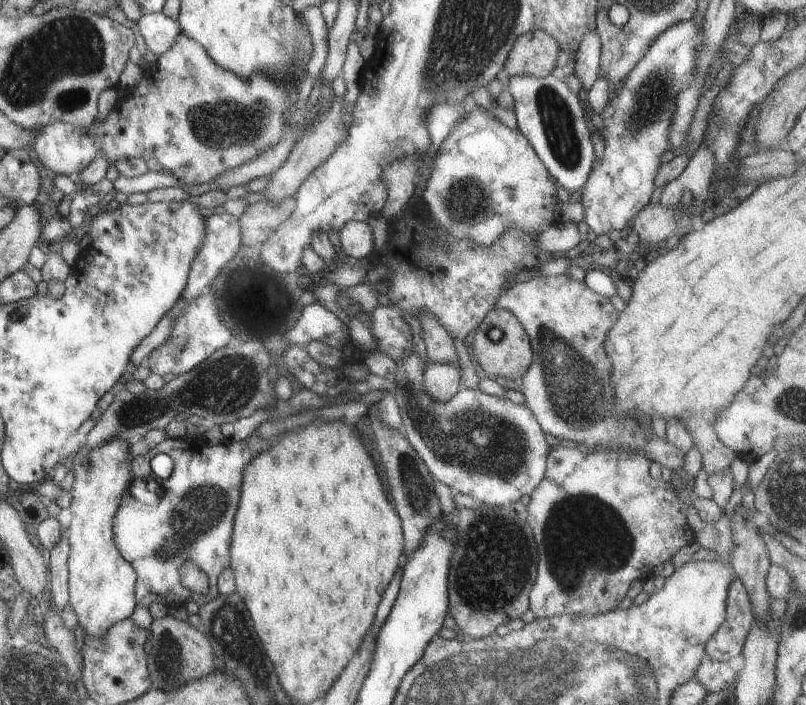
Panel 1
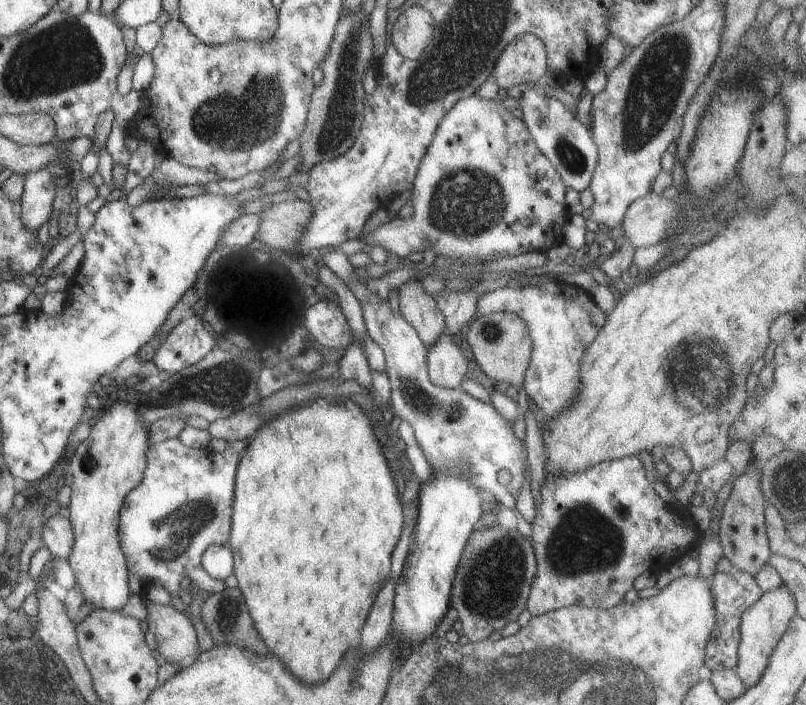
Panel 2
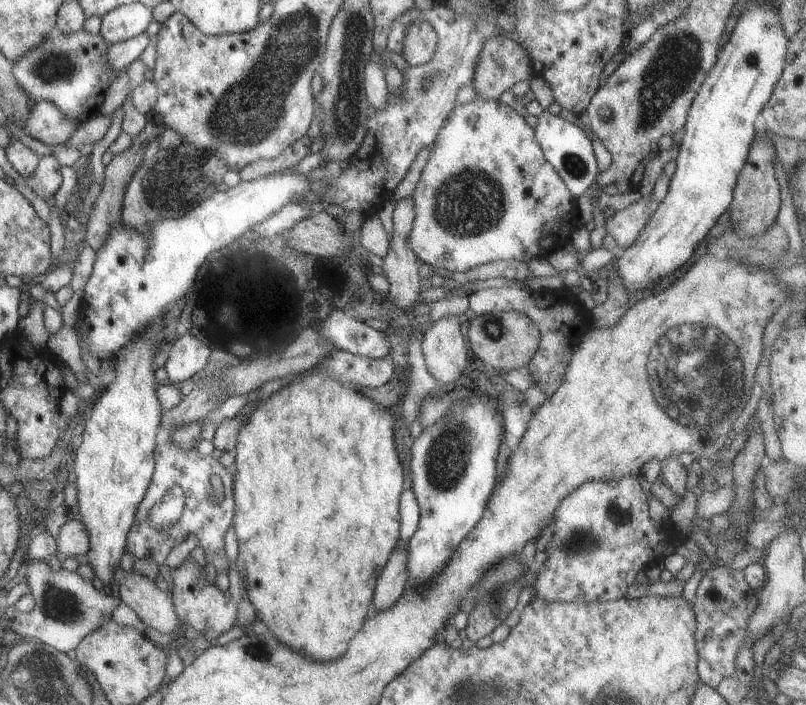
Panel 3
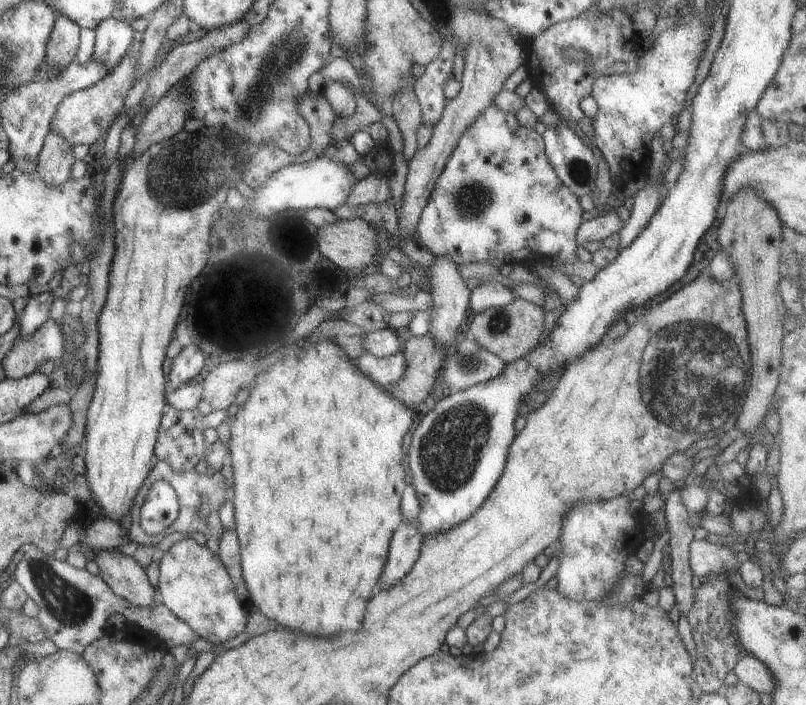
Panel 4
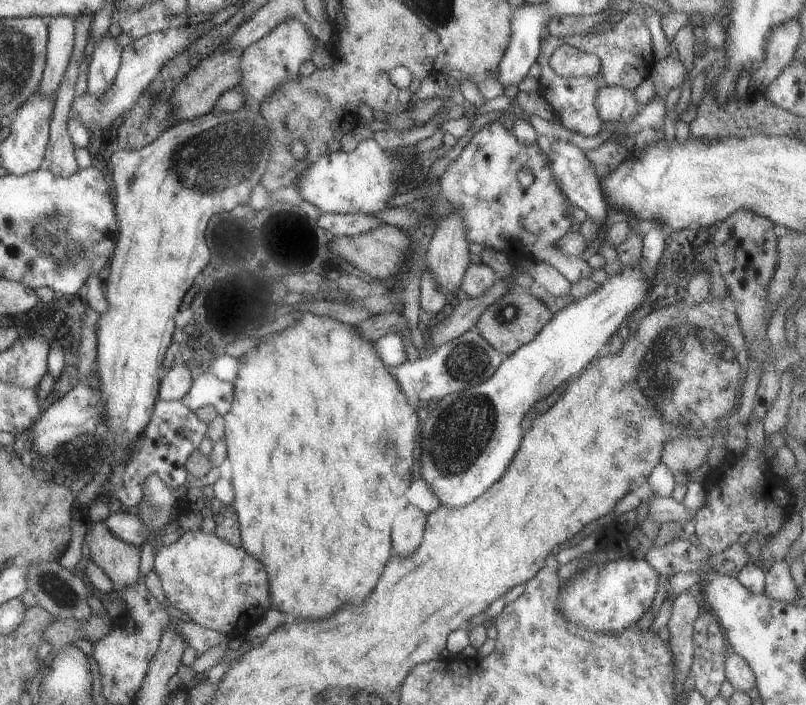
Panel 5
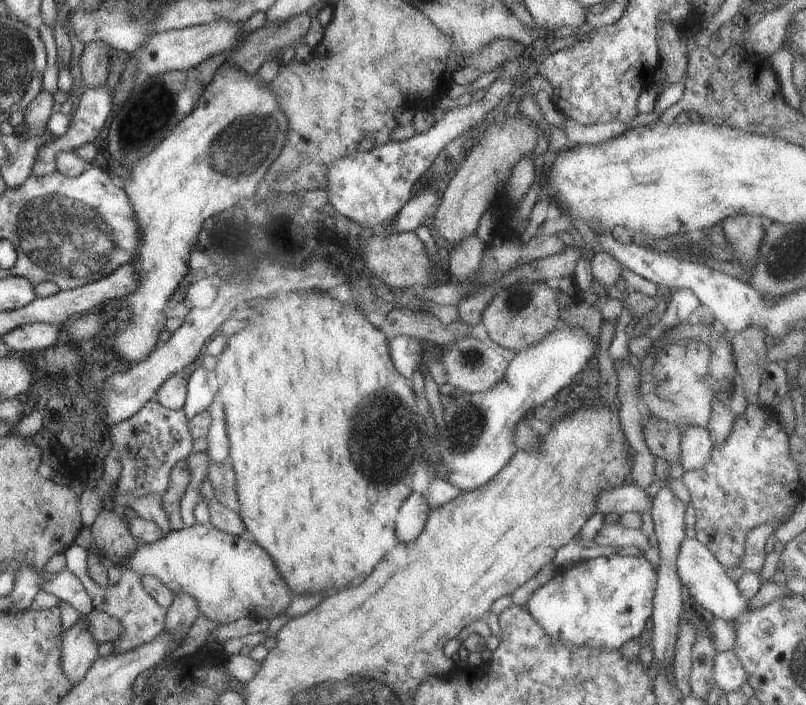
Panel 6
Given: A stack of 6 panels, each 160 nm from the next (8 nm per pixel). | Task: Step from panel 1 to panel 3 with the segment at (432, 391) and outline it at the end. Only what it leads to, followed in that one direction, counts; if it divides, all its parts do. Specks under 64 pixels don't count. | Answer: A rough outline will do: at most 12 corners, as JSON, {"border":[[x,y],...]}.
{"border":[[458,316],[426,326],[421,352],[438,384],[454,382],[467,358]]}

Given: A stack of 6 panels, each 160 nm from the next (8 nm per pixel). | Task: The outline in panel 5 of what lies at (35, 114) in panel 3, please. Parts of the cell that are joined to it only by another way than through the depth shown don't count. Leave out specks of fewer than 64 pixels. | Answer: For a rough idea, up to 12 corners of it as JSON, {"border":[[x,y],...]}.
{"border":[[202,23],[132,39],[99,99],[74,96],[70,114],[90,136],[119,122]]}

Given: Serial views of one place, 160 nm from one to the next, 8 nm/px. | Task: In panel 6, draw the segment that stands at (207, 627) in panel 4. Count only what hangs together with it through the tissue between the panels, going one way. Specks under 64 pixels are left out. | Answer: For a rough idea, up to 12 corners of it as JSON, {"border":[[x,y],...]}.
{"border":[[195,522],[121,570],[189,595],[217,625],[281,614],[291,592],[257,543]]}

